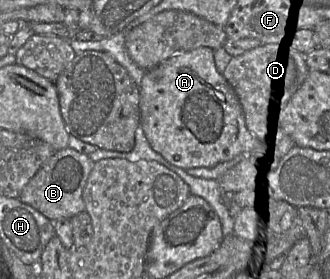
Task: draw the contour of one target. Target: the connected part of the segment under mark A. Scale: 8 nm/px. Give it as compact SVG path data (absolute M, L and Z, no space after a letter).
M211 48L173 55L145 71L138 88L140 126L151 148L172 165L183 170L210 168L236 157L248 158L255 151L242 106L217 71Z

